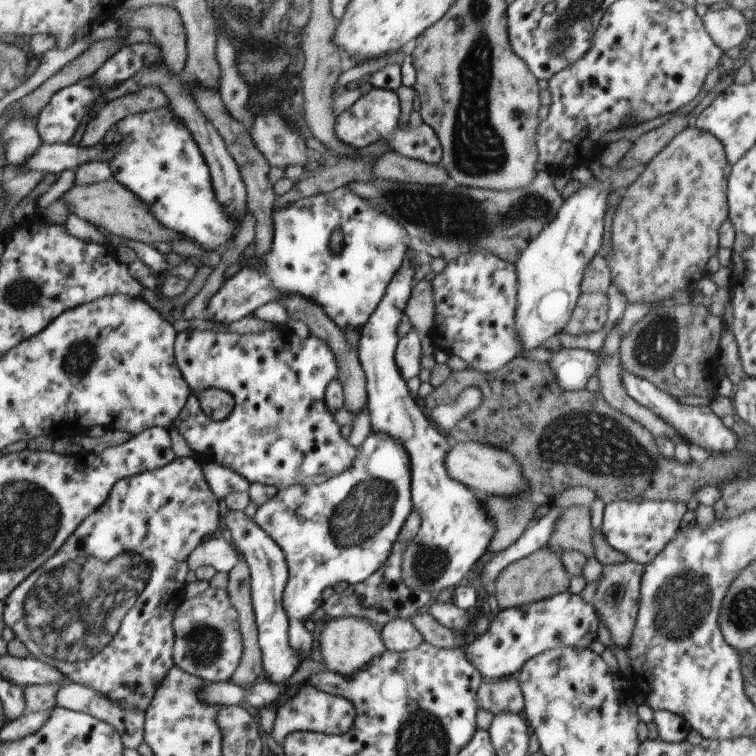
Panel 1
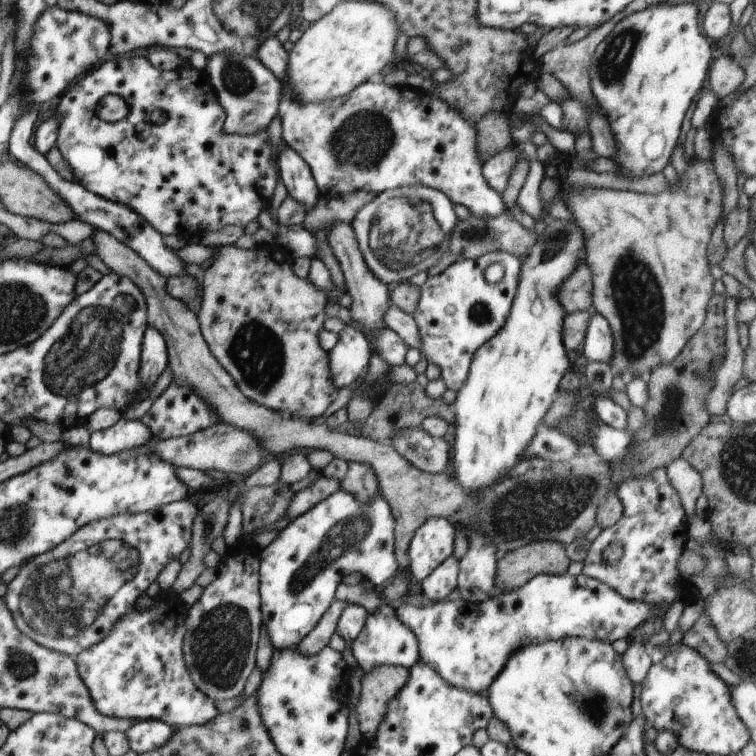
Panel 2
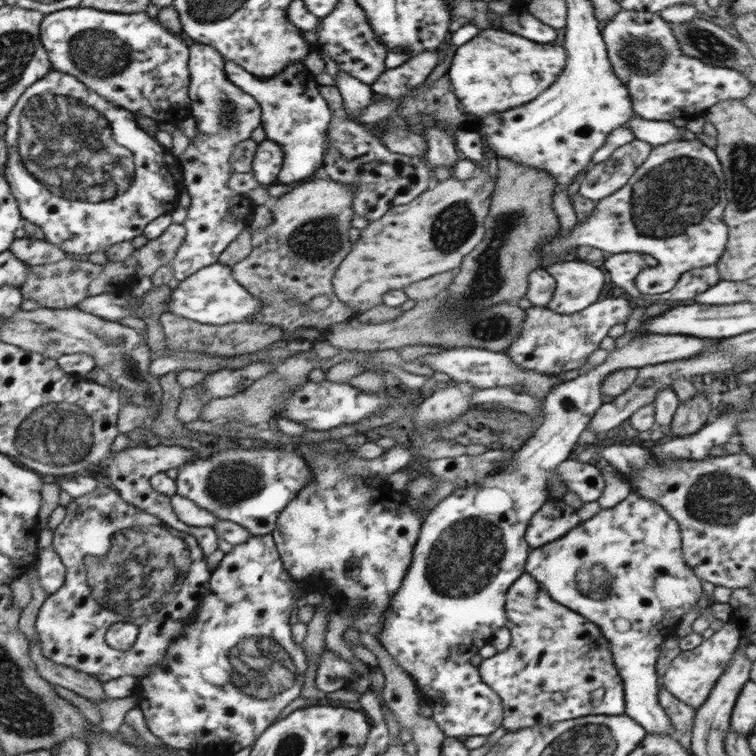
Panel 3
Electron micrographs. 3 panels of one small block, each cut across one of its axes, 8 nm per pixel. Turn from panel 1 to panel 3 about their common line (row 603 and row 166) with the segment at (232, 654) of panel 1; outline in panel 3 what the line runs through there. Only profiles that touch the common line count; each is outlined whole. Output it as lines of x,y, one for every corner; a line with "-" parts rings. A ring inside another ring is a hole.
196,43
189,48
188,70
190,72
189,97
191,115
198,122
199,134
179,156
183,169
182,188
190,193
190,206
187,208
186,220
182,225
186,228
184,243
177,250
172,263
174,278
179,281
188,278
205,266
218,263
219,256
235,240
248,225
255,204
245,194
238,193
228,187
233,174
230,159
234,146
242,140
251,139
256,128
261,127
261,107
254,97
238,88
225,71
225,60
215,48
207,44

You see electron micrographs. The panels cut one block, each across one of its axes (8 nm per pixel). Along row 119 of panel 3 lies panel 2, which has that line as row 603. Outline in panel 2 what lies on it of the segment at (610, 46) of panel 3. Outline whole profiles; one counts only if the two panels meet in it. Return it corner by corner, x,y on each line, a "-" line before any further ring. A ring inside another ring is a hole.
667,466
637,475
631,480
626,479
617,486
616,494
623,507
622,517
614,526
602,529
598,538
592,542
583,561
583,574
604,582
623,598
645,603
655,609
655,613
633,632
632,642
643,644
648,636
666,631
663,620
678,596
683,596
685,605
694,602
696,598
702,598
692,592
694,582
682,578
678,567
682,554
686,551
688,519
678,492
669,482
-
611,542
623,544
625,550
620,562
614,566
605,564
602,559
602,551

